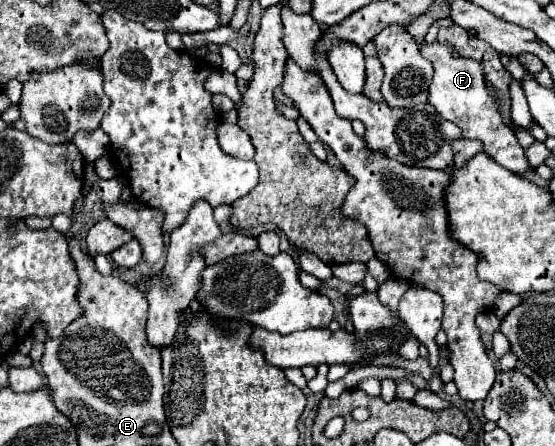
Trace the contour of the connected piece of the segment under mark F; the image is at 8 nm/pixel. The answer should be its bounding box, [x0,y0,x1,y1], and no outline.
[418,40,532,174]

